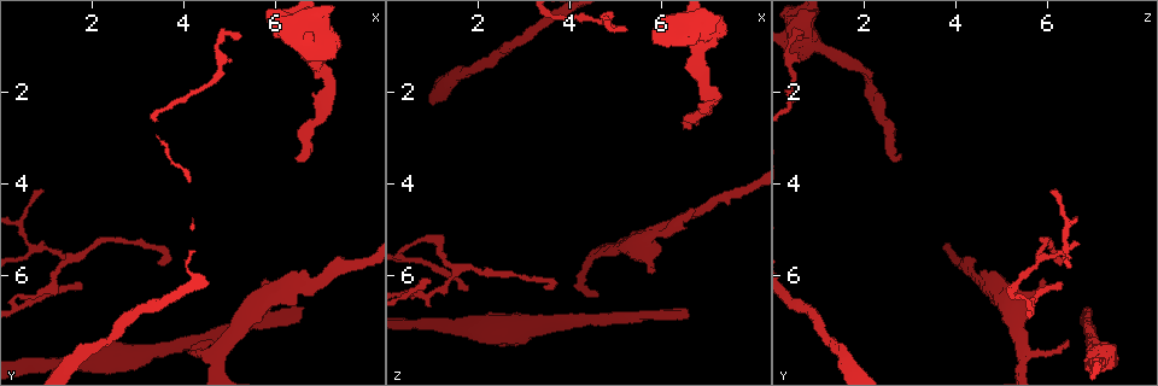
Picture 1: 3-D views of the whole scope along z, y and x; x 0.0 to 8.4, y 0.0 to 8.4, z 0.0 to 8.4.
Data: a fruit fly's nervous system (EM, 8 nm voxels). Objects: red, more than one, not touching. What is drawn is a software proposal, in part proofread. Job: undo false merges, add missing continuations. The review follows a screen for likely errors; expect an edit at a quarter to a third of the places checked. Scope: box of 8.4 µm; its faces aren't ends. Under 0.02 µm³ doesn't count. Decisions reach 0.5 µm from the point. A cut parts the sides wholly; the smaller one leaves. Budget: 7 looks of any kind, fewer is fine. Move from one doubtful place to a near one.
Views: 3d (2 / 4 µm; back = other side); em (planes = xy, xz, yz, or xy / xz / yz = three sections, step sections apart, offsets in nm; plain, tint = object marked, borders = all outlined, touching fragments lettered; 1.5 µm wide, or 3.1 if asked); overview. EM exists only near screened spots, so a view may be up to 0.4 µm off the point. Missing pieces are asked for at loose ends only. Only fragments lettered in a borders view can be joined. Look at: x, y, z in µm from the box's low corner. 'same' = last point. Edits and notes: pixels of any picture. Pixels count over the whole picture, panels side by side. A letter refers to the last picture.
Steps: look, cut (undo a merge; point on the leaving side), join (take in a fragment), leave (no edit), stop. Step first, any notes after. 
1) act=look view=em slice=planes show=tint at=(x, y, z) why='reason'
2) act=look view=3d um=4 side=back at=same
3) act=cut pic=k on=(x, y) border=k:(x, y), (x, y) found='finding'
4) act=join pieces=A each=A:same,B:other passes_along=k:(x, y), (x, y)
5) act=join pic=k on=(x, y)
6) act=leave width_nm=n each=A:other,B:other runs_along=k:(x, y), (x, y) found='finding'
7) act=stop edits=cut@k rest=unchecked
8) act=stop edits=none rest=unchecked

act=look view=3d um=4 at=(6.55, 6.75, 6.90) why='free end'

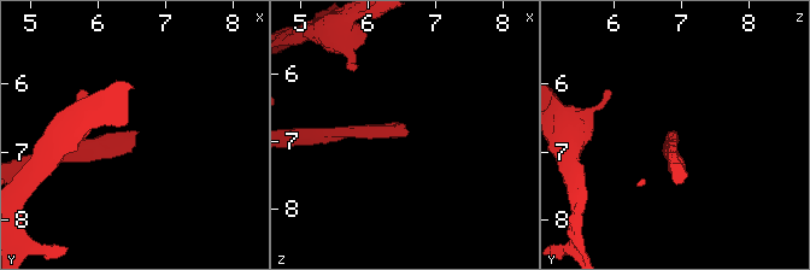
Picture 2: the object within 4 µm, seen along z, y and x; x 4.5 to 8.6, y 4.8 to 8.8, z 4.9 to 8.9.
act=look view=em slice=planes show=borders at=(6.55, 6.70, 6.90)

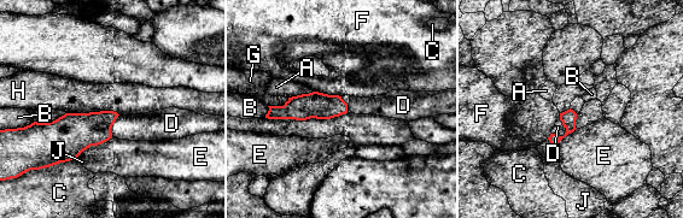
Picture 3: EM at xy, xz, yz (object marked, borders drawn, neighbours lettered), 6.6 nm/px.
act=join pieces=D each=A:other,B:other,C:other,D:same,E:other,F:other,G:other,H:other,J:other found='the neuron continues'

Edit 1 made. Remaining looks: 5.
act=look view=em slice=planes show=borders at=(6.75, 6.30, 4.60) why='calibre changes'

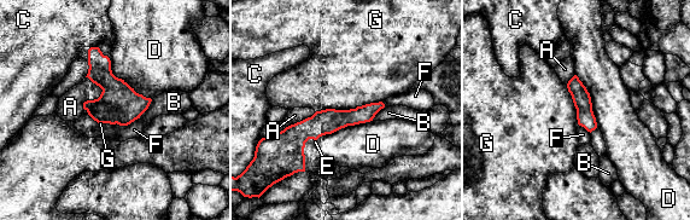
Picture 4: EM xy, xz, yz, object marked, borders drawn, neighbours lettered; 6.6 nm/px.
act=leave each=A:other,B:other,C:other,D:other,E:other,F:other,G:other runs_along=4:(380, 105), (280, 137) found='all the same neuron'

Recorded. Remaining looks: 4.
act=look view=3d um=2 side=back at=(0.90, 4.20, 6.10) why='free end'

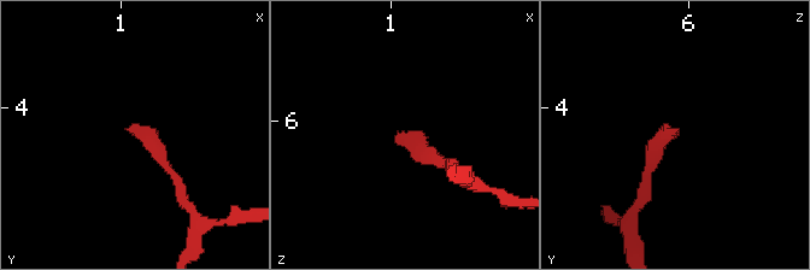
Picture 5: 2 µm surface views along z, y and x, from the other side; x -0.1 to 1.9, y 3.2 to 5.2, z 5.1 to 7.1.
act=look view=em slice=xz step=4 show=tint at=(0.94, 4.14, 6.08) why='now the EM'

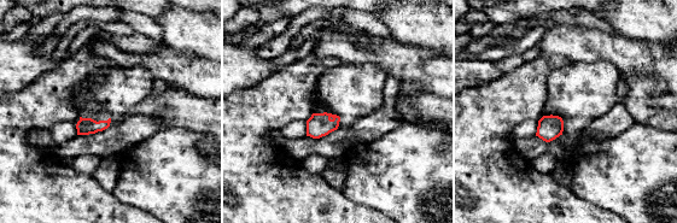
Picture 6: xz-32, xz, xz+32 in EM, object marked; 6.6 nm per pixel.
act=look view=em slice=xz step=4 show=borders at=same why='what lies round it'

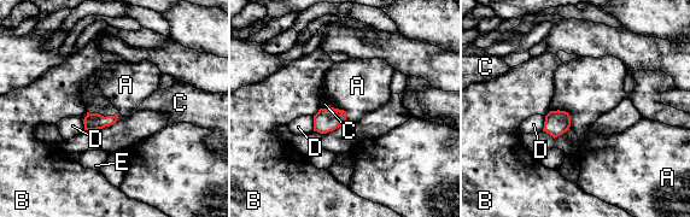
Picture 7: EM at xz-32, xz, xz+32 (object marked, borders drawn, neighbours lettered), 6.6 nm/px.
act=join pieces=C each=A:other,B:other,C:same,D:other,E:other passes_along=7:(92, 121), (103, 116), (95, 103) found='it goes on there'

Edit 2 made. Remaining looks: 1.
act=stop edits=join@3,join@7 rest=unchecked

